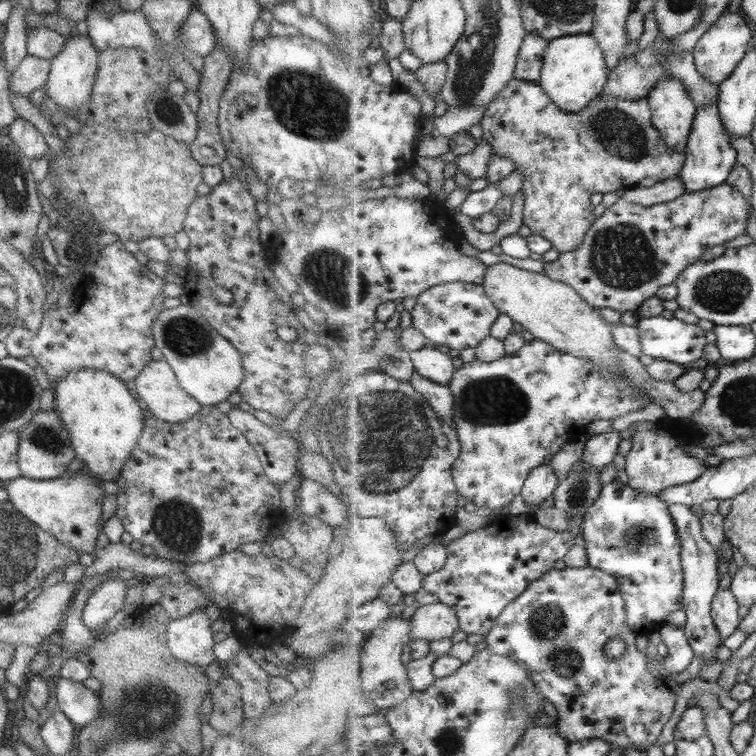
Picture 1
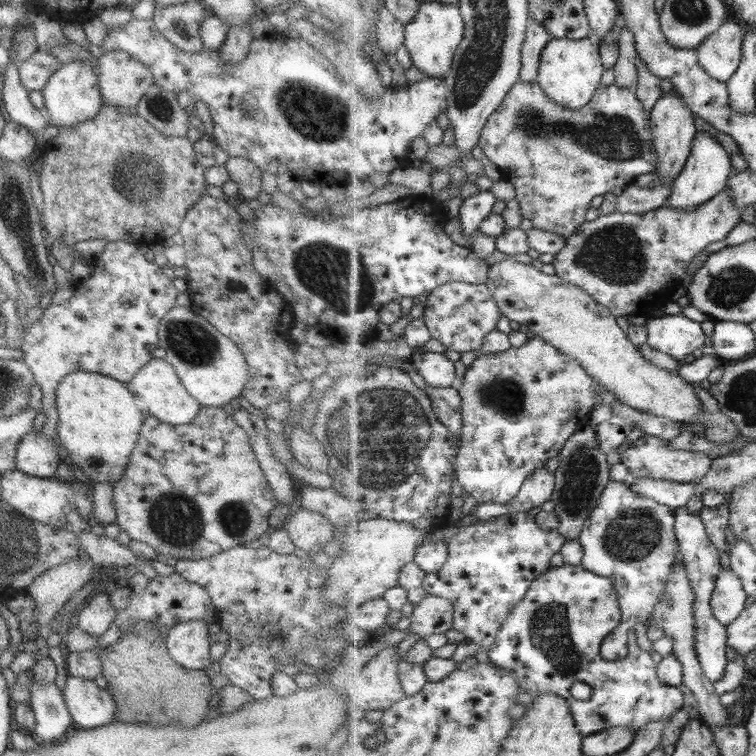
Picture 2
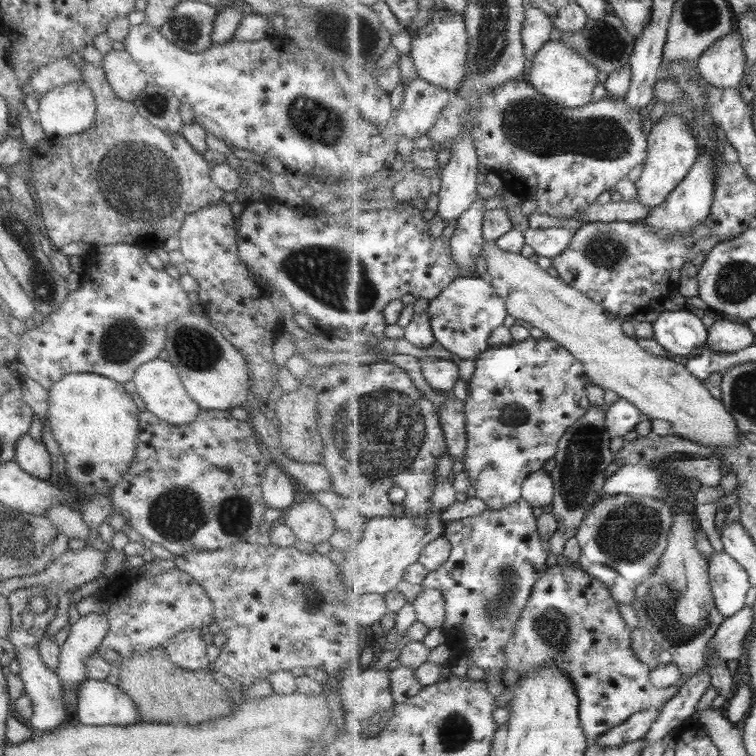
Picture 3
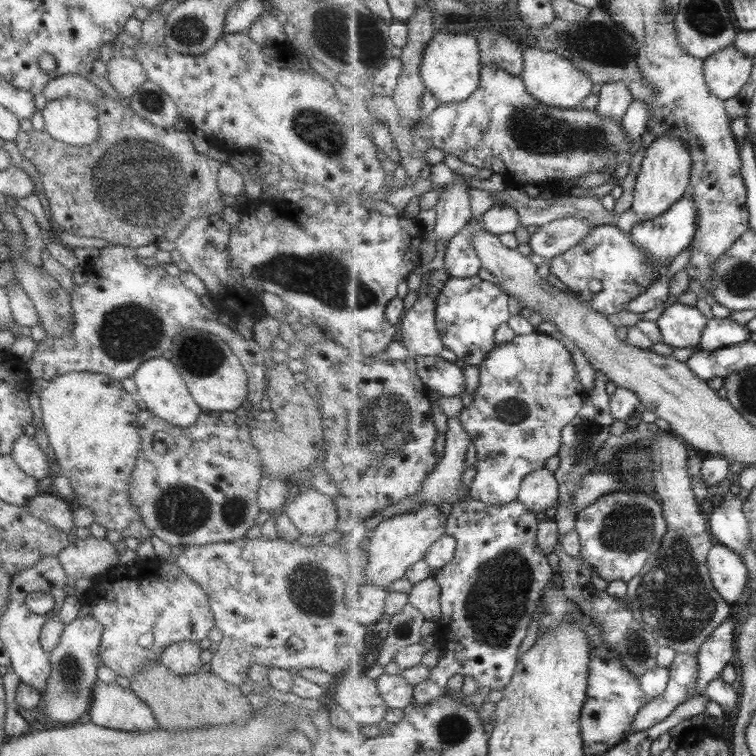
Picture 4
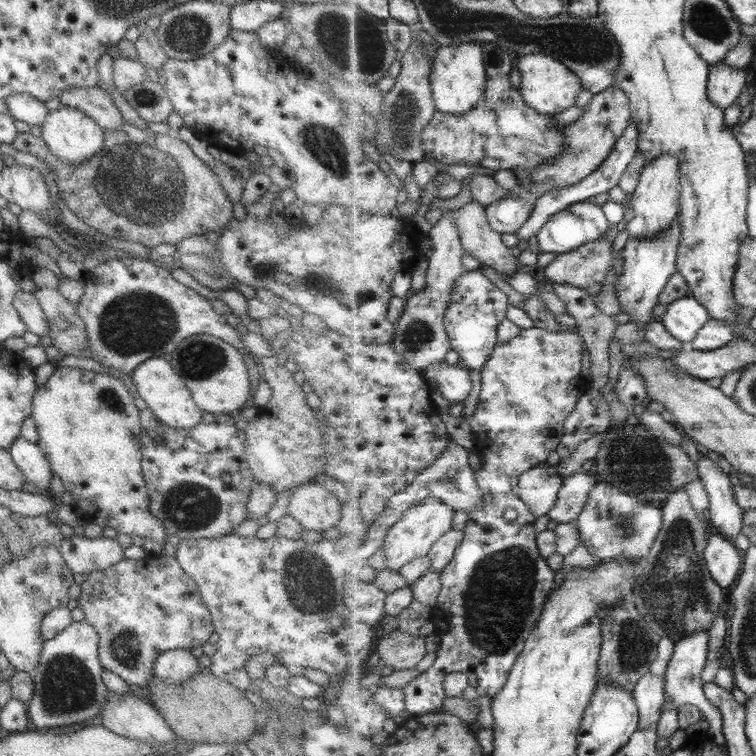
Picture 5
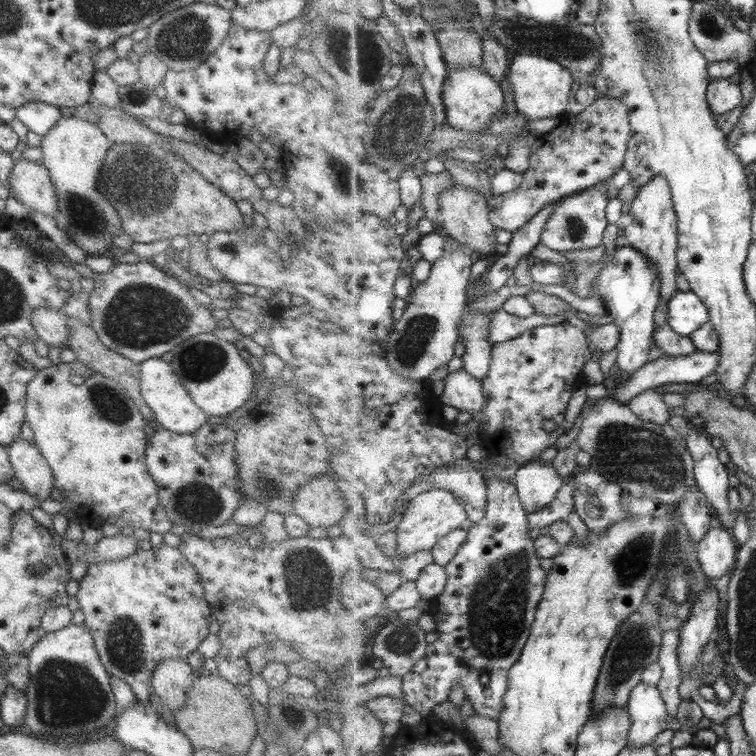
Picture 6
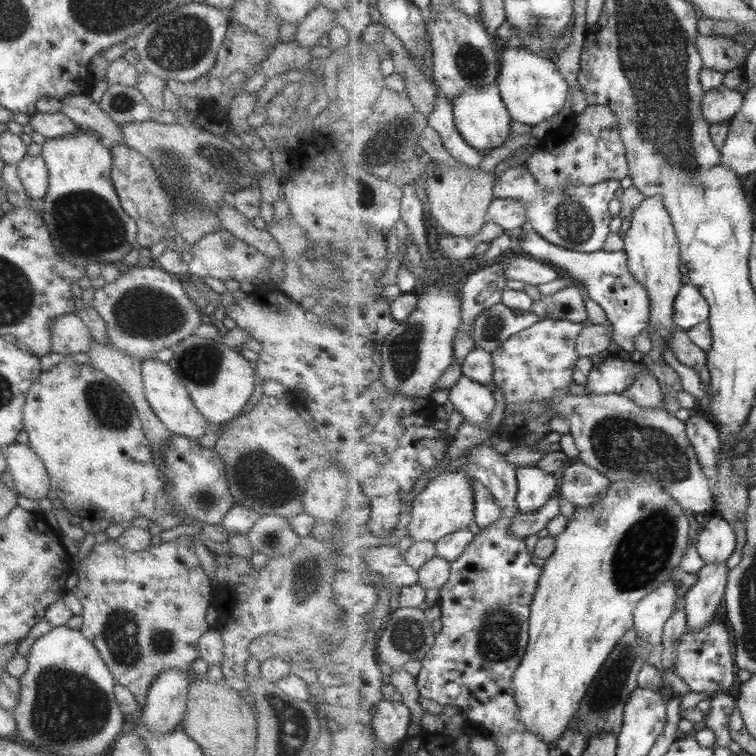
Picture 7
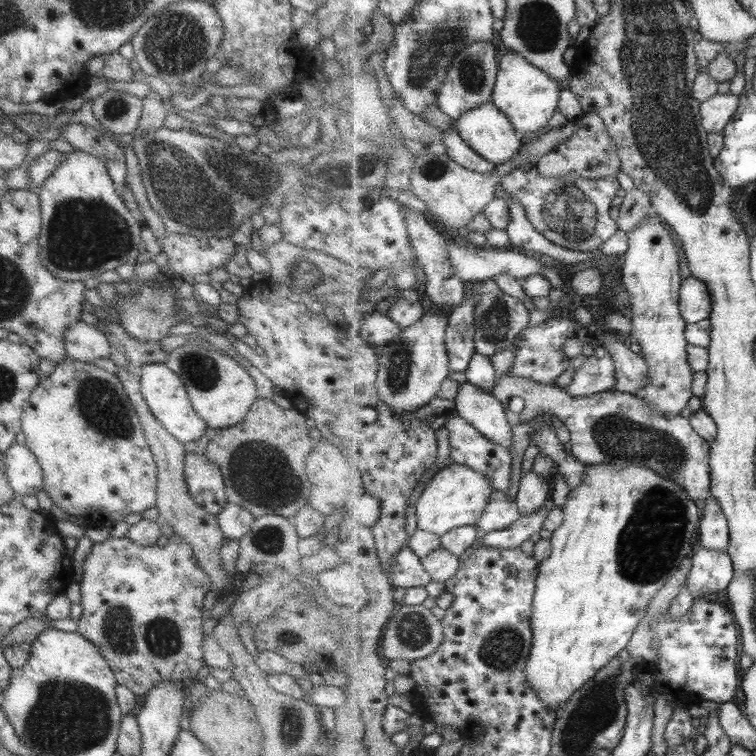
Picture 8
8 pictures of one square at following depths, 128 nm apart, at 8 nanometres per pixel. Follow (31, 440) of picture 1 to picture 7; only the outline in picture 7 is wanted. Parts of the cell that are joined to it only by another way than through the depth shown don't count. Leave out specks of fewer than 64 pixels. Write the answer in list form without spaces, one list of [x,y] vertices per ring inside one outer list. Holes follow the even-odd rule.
[[[16,442],[2,451],[13,478],[15,491],[25,498],[45,498],[50,489],[50,478],[35,452],[27,444]]]

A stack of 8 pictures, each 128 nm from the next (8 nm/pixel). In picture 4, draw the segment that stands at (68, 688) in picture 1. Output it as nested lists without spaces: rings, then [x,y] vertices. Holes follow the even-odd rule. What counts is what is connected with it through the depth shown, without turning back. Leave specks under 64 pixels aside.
[[[95,681],[87,713],[97,726],[127,733],[160,728],[151,709],[131,689],[117,683]]]

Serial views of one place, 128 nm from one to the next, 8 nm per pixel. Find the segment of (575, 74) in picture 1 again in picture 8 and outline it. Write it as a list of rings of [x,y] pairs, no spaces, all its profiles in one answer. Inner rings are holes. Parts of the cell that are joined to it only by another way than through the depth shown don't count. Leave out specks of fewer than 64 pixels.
[[[507,53],[500,60],[500,69],[492,100],[504,111],[520,134],[542,131],[557,112],[564,87],[547,71],[529,63],[523,55]]]

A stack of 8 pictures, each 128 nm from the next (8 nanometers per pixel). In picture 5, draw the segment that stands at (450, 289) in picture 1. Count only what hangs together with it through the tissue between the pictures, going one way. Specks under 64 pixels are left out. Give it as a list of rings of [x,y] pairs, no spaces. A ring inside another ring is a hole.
[[[482,268],[462,274],[457,278],[455,288],[452,291],[452,301],[448,306],[447,312],[445,312],[445,329],[448,330],[449,337],[451,337],[451,342],[453,343],[452,349],[465,362],[465,367],[473,372],[481,373],[499,343],[497,331],[500,329],[500,324],[508,318],[509,307],[511,305],[508,294],[495,285],[483,273]]]

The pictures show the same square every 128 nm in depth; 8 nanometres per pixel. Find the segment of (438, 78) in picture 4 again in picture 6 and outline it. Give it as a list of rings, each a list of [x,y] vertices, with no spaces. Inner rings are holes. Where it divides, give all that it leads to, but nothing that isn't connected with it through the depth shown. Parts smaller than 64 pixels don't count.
[[[465,67],[459,70],[449,70],[445,80],[443,101],[447,107],[447,122],[457,130],[481,134],[489,128],[491,120],[501,116],[505,108],[505,94],[499,83],[484,68]]]

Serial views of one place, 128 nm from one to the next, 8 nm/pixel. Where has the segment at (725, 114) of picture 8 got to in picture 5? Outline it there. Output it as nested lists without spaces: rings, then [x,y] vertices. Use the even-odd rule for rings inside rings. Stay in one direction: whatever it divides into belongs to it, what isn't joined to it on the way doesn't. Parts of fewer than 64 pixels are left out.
[[[723,61],[713,65],[708,82],[709,98],[721,108],[729,108],[744,93],[745,80],[745,68],[729,66]]]

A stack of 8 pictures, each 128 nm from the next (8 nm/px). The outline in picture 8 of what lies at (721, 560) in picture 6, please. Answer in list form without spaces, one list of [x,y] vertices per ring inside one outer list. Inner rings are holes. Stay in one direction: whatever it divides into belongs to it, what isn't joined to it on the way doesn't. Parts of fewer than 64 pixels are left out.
[[[713,496],[709,497],[702,507],[703,515],[696,546],[703,546],[713,551],[729,552],[730,527],[727,515]]]

